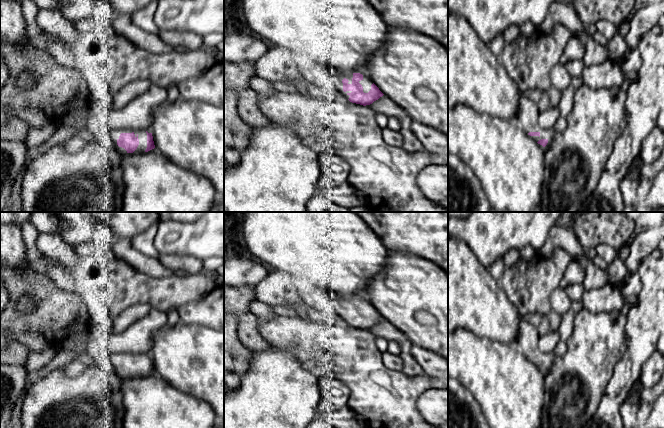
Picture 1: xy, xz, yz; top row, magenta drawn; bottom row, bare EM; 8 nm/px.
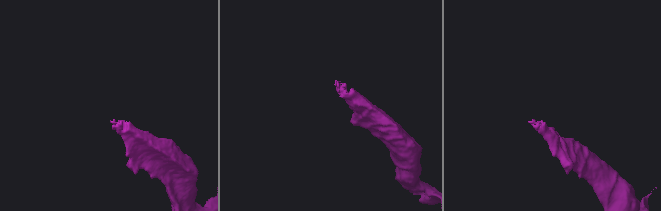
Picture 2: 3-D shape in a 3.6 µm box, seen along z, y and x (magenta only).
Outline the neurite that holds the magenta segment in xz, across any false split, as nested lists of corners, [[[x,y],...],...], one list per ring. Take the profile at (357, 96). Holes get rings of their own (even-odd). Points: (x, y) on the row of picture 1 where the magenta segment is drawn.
[[[335,71],[335,78],[343,83],[343,95],[352,103],[366,106],[384,95],[369,77],[358,72]]]

